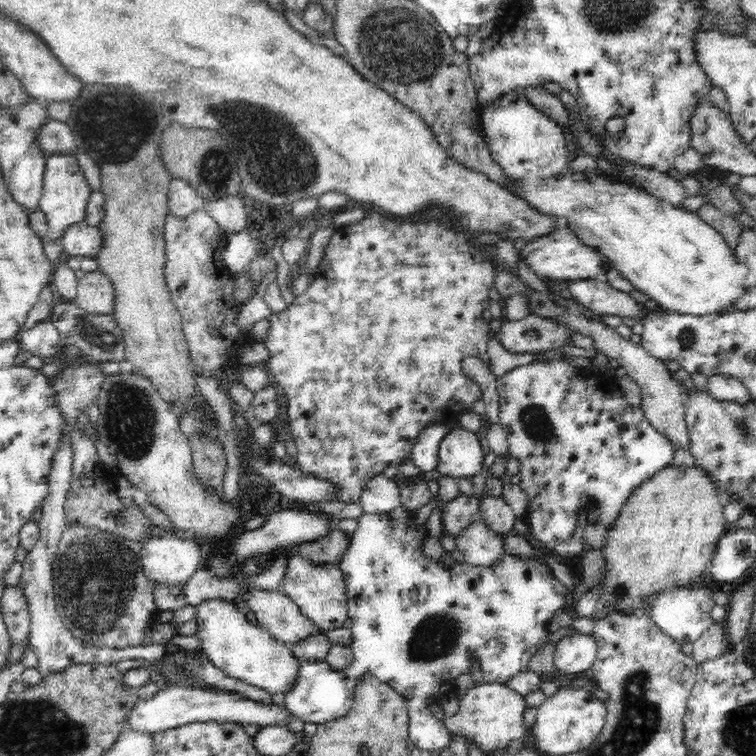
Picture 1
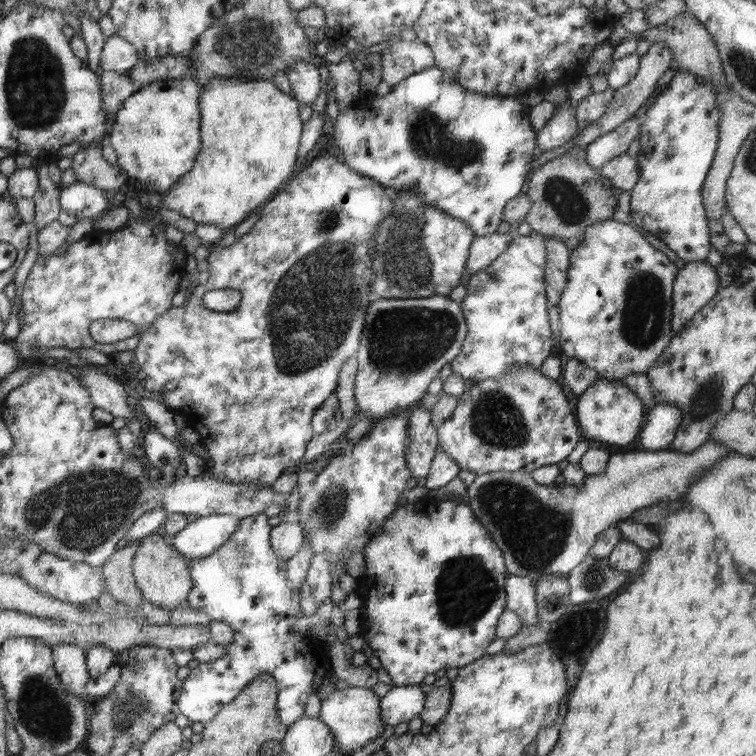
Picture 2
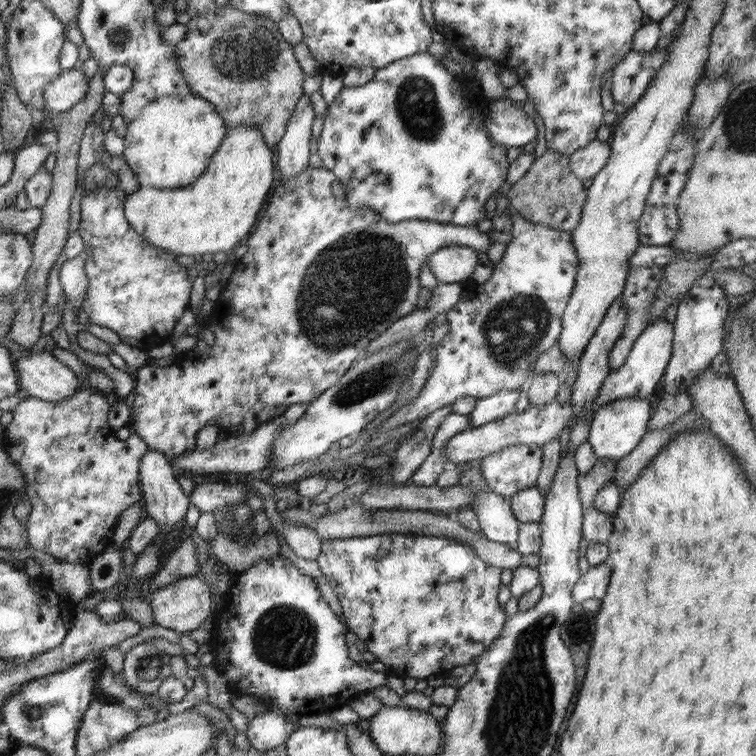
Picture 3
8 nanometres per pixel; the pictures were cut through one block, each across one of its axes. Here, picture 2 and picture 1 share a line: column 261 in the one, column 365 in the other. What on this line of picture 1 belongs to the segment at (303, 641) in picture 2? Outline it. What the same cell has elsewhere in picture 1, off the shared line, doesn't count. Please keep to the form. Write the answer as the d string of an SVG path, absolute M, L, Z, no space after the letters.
M400 506L394 508L391 512L382 514L365 514L358 516L358 528L352 534L352 542L349 544L348 552L345 552L339 560L337 566L340 568L347 590L348 616L351 619L351 648L354 654L354 660L345 669L328 668L325 660L300 660L300 668L296 680L292 686L284 692L284 705L292 716L300 718L304 722L314 722L324 724L341 716L347 715L355 697L355 690L362 675L372 675L376 679L389 684L400 696L404 697L405 706L409 714L409 737L419 749L428 749L430 752L439 751L445 746L449 746L451 735L441 722L434 717L432 702L436 699L442 699L447 694L452 694L455 686L455 678L461 674L470 673L473 666L478 663L483 672L483 681L488 683L505 683L509 678L528 669L528 663L539 650L537 645L543 643L551 632L547 629L550 619L560 608L563 608L566 602L568 589L562 586L558 578L554 576L552 568L549 568L541 560L533 557L521 557L511 554L504 554L500 563L492 567L472 567L464 562L452 562L448 567L447 561L435 563L430 557L422 551L423 541L428 537L426 528L412 528L414 522L414 512L412 509L406 509Z

